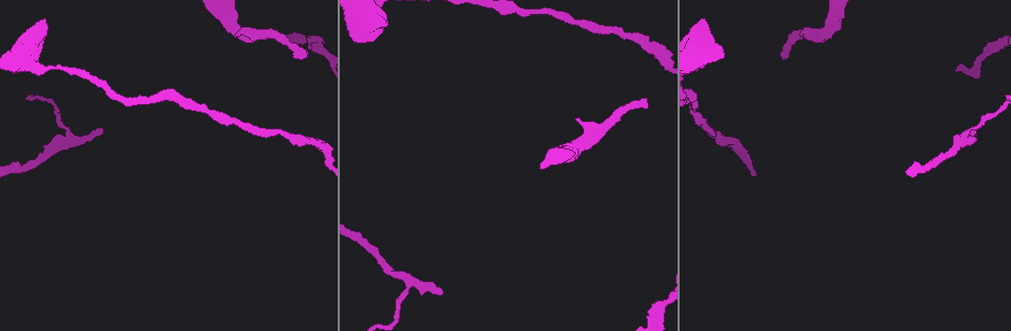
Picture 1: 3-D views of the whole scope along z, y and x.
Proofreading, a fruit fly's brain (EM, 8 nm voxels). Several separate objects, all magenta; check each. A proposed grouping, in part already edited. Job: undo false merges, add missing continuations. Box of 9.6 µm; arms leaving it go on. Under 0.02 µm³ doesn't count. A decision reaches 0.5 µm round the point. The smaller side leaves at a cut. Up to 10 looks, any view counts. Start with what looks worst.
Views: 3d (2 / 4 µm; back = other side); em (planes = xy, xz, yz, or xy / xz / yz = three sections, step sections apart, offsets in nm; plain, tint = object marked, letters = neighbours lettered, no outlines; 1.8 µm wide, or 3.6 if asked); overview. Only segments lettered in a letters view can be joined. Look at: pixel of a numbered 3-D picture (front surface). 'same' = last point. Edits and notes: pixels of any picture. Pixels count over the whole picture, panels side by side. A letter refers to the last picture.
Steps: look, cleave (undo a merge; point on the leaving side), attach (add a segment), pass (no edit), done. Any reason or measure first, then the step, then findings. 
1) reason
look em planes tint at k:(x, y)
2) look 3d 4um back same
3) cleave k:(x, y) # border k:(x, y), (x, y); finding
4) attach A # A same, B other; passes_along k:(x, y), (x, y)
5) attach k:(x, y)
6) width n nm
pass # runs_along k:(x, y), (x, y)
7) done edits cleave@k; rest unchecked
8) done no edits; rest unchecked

free end
look em xy step 4 letters at 1:(103, 128)

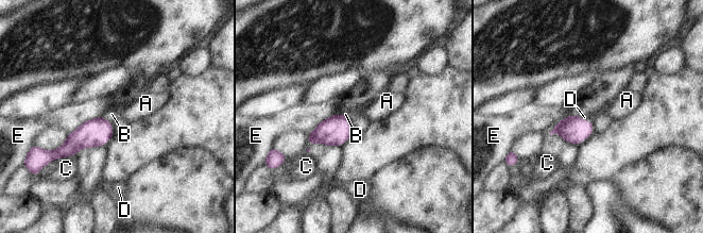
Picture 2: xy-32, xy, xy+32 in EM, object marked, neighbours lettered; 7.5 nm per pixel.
width 190 nm
attach D # A other, B other, C other, D same, E other; passes_along 2:(571, 129), (585, 121), (584, 117); it goes on there

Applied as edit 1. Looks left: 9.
free end
look em planes plain at 1:(783, 56)

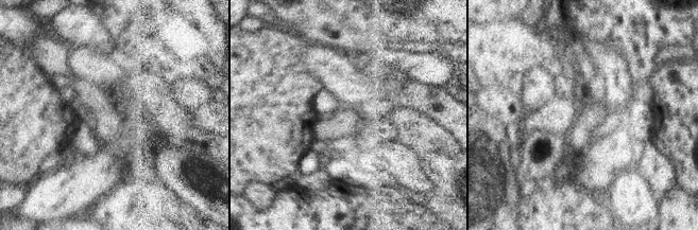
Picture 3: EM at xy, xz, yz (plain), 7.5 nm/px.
what lies round it
look em planes letters same

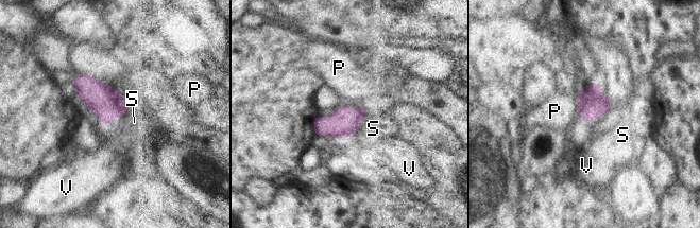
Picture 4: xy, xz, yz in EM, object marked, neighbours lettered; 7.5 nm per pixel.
pass # P other, S other, V other; border 4:(344, 104), (351, 107), (363, 105); none of them fits

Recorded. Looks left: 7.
an open end
look em xy step 16 plain at 1:(237, 34)

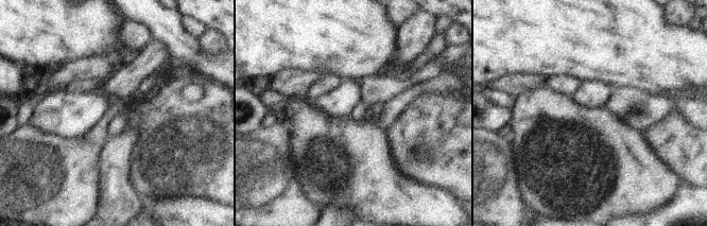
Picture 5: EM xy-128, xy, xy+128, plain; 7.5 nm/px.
look em xy step 16 letters same

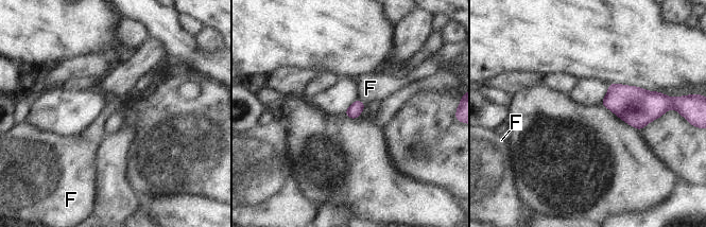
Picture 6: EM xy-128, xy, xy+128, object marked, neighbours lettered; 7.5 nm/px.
pass # F other; border 6:(358, 99), (365, 104); no lettered segment goes on from it

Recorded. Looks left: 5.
thick end
look em xy step 8 tint at 1:(703, 18)

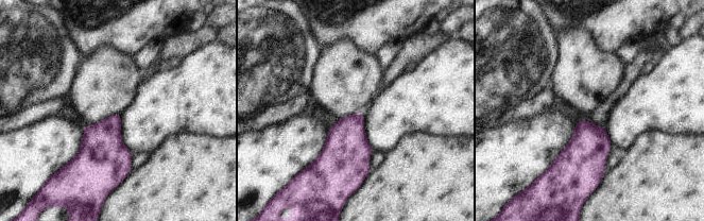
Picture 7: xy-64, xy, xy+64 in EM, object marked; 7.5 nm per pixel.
cut it another way
look em planes letters same

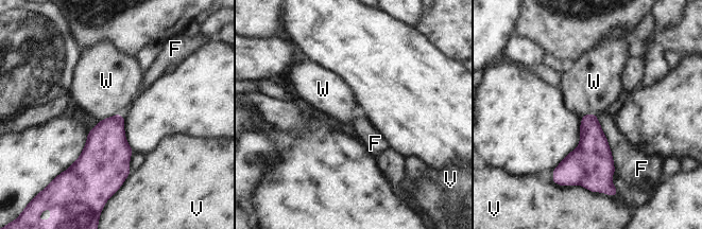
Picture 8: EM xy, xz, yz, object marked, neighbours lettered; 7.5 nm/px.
longest_contact F 460 nm
pass # F other, V other, W other; border 8:(120, 113), (101, 120); no lettered segment goes on from it

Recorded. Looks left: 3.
done edits attach@2; rest unchecked

